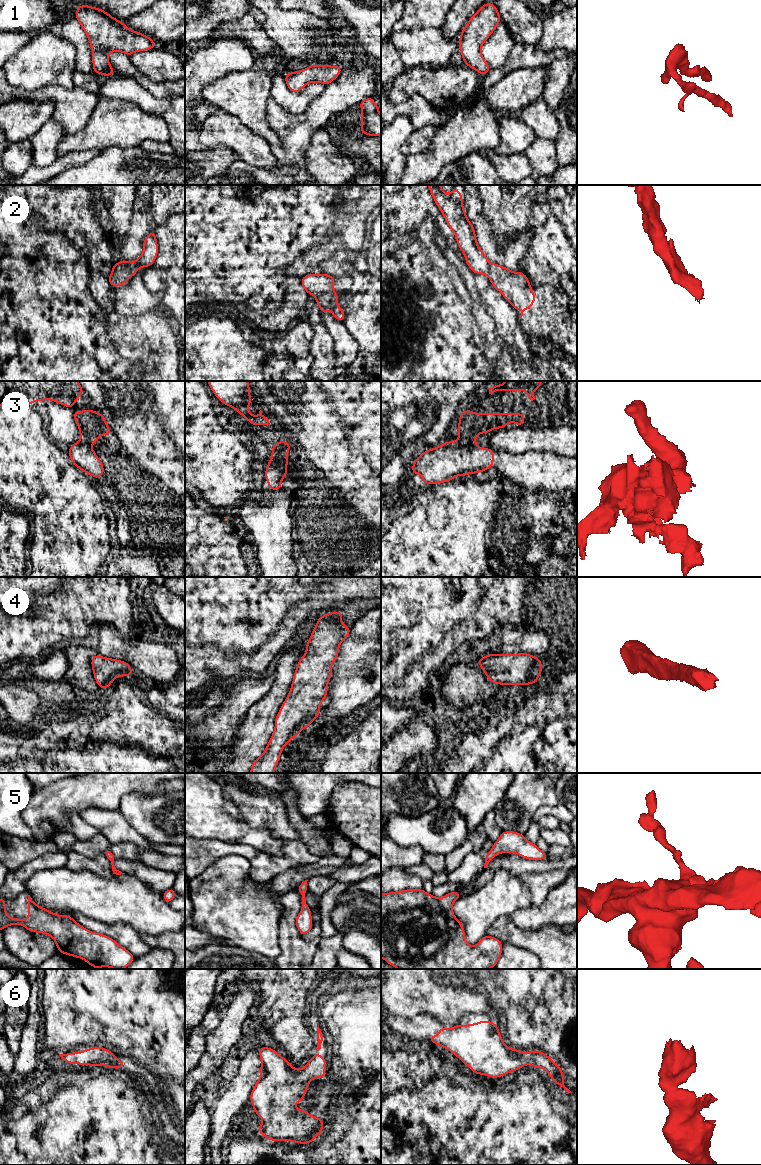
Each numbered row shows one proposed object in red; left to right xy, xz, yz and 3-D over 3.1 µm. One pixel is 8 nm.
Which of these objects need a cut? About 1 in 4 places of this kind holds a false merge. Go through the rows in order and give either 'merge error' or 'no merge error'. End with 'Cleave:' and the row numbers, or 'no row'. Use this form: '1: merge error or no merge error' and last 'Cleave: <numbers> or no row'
1: no merge error
2: no merge error
3: merge error
4: no merge error
5: no merge error
6: no merge error
Cleave: 3

